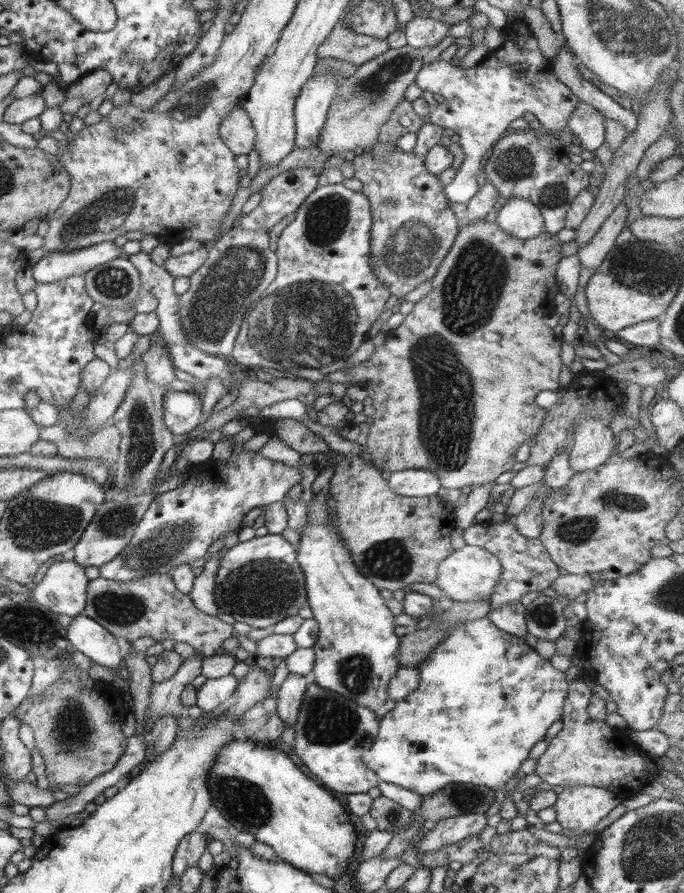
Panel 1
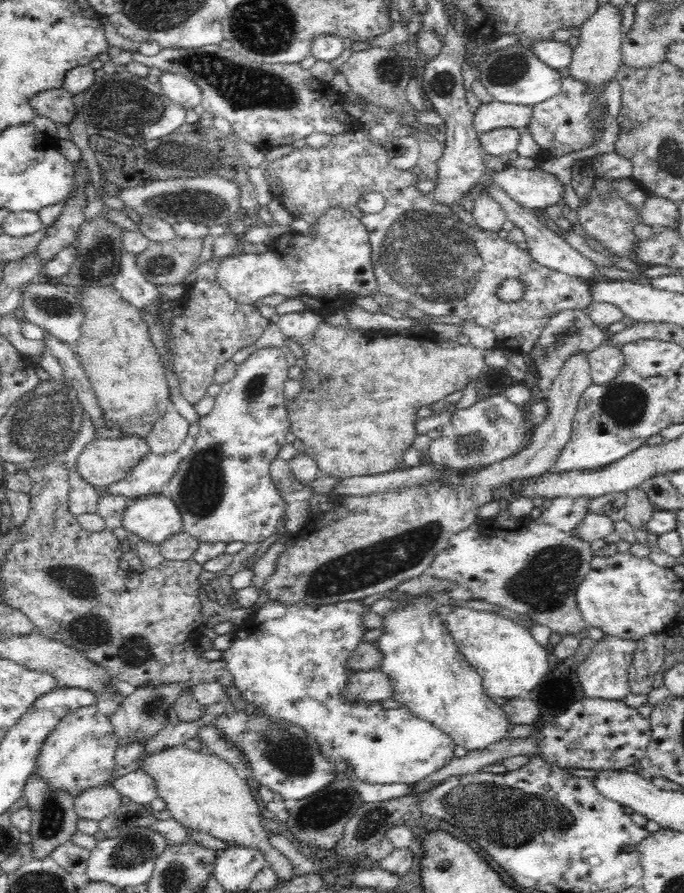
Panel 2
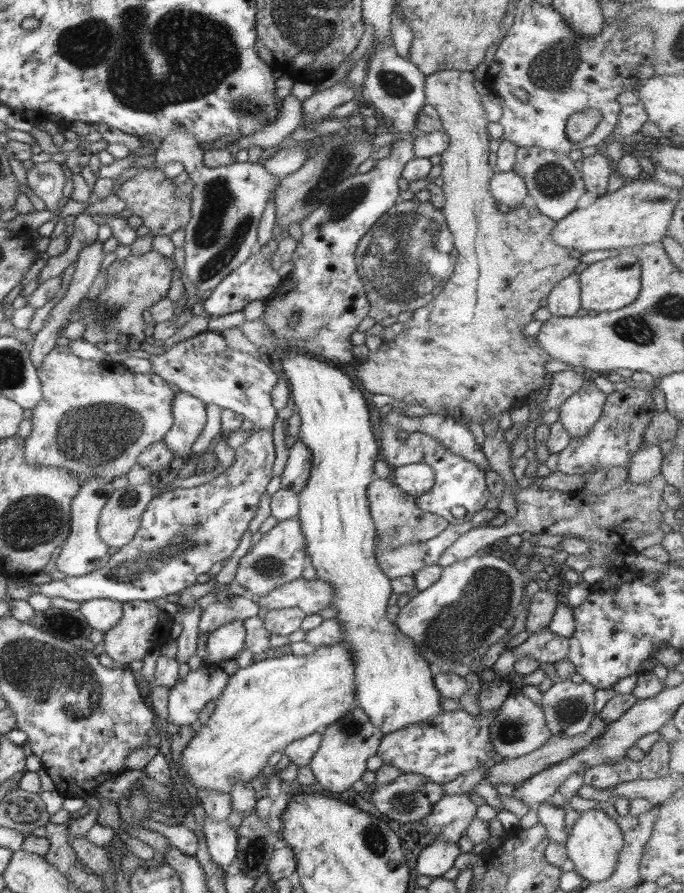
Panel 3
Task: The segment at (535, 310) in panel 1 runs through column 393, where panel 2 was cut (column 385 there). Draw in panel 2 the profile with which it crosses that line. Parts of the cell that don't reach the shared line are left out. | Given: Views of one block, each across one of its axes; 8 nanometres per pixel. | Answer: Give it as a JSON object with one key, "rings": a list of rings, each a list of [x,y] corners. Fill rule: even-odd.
{"rings":[[[322,320],[314,333],[299,343],[306,352],[306,368],[298,397],[287,406],[289,432],[302,441],[305,453],[318,463],[320,474],[341,479],[372,476],[404,466],[403,451],[422,441],[414,427],[417,411],[462,391],[470,381],[478,382],[486,366],[483,349],[443,339],[418,324],[404,330],[362,330],[351,324],[334,326]],[[334,380],[340,386],[326,386]]]}

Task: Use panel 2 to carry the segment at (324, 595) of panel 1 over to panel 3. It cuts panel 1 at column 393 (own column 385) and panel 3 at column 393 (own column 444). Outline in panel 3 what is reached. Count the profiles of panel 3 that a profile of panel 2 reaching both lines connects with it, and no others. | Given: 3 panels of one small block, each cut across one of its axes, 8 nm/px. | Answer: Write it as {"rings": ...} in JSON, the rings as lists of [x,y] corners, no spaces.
{"rings":[[[296,350],[288,351],[282,356],[280,364],[288,378],[292,400],[302,419],[299,441],[310,449],[312,455],[310,478],[298,492],[300,513],[297,519],[306,539],[307,553],[317,570],[316,577],[329,582],[335,590],[333,606],[339,612],[336,618],[344,629],[342,644],[346,642],[350,654],[353,654],[357,705],[384,735],[392,734],[438,716],[444,710],[441,705],[443,696],[433,679],[435,668],[420,655],[419,646],[412,638],[408,638],[395,625],[395,617],[387,613],[395,595],[391,578],[382,572],[375,557],[378,536],[367,500],[367,486],[376,478],[374,462],[381,456],[379,442],[376,442],[372,432],[370,410],[364,392],[358,388],[359,384],[352,377],[350,369],[334,366],[334,363],[324,362],[308,353],[300,354]]]}

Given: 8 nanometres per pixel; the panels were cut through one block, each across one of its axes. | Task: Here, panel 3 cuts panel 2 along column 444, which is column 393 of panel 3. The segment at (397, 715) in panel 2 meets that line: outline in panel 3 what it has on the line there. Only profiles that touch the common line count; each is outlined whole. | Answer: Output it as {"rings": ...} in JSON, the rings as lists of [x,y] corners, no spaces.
{"rings":[[[464,709],[443,711],[438,716],[407,726],[382,737],[377,755],[387,765],[397,766],[403,773],[421,774],[441,785],[458,778],[476,767],[493,764],[497,752],[491,745],[489,726],[497,710],[481,712],[480,717],[469,715]]]}

